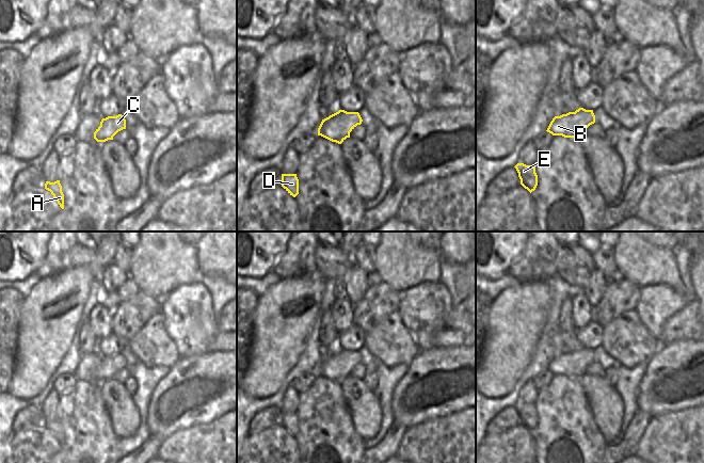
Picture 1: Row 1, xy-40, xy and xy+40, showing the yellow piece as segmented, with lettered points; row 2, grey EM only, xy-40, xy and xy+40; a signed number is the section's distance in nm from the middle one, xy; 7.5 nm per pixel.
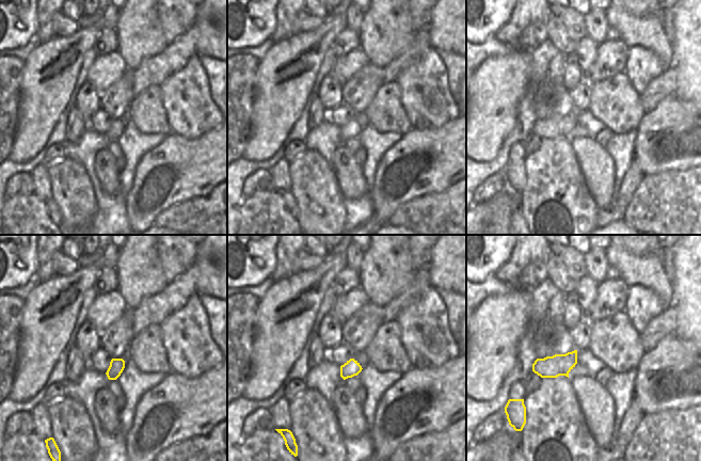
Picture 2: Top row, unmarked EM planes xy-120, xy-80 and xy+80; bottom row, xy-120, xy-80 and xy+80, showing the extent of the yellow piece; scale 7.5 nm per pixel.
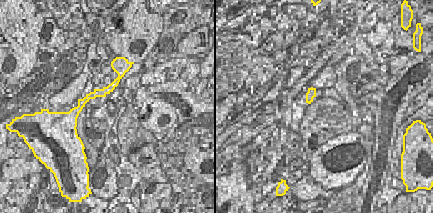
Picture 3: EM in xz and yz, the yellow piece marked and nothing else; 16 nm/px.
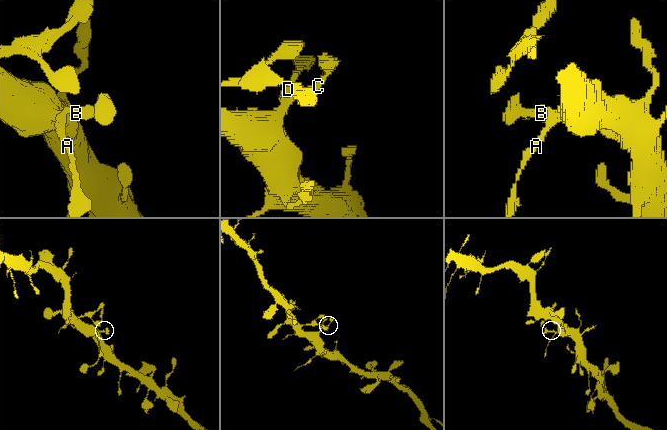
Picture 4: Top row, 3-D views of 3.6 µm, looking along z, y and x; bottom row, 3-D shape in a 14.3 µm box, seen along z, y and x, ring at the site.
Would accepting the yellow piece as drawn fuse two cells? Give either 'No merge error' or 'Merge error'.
No merge error.

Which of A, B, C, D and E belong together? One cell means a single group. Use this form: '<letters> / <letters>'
A B C D E

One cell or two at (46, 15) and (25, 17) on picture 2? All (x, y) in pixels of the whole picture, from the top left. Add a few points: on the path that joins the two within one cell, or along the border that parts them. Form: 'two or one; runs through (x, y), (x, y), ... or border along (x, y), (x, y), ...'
two; border along (37, 11), (38, 28), (32, 35)

